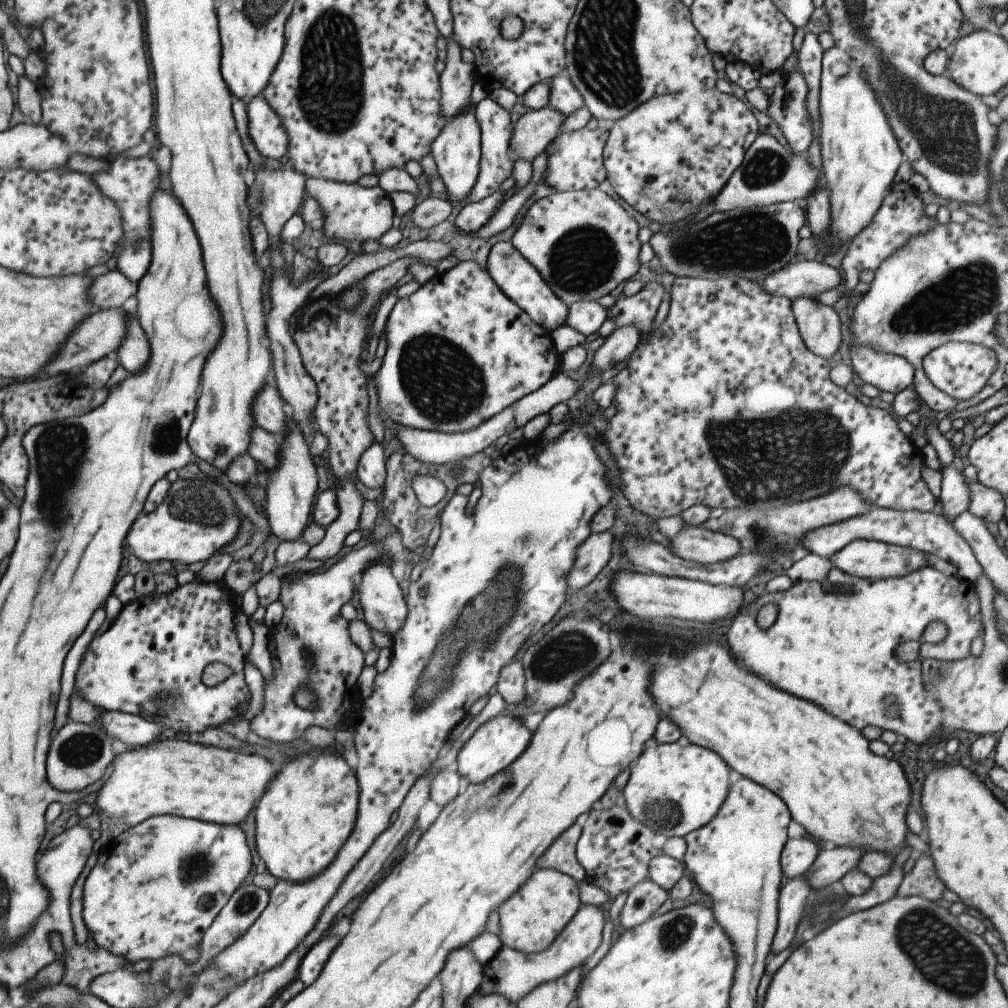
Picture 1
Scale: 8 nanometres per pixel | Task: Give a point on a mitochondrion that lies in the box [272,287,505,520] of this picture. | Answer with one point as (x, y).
(439, 378)

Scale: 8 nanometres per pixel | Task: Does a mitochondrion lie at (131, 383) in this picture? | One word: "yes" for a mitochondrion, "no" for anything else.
no

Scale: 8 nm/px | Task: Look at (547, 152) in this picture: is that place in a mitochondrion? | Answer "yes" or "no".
no

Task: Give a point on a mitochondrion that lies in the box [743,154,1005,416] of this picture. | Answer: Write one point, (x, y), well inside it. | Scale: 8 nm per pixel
(957, 299)

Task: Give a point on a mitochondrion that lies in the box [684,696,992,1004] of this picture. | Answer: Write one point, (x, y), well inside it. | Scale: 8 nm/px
(945, 958)

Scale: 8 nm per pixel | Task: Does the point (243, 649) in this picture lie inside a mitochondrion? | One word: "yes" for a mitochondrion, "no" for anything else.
no

